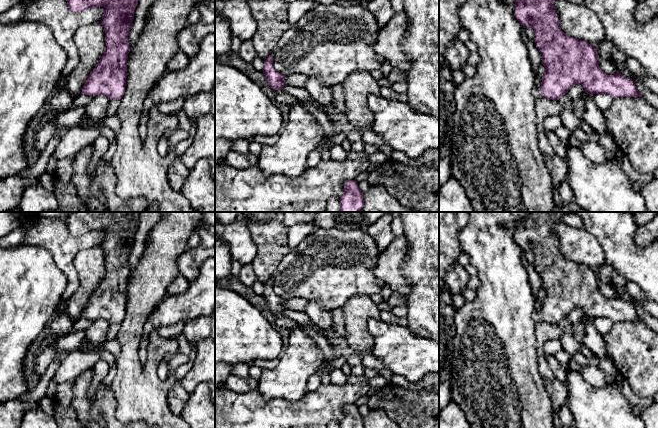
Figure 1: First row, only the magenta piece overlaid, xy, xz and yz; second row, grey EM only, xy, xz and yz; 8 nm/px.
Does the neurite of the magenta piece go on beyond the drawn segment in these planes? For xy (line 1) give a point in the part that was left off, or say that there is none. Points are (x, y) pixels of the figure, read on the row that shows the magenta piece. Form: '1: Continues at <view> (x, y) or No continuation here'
1: No continuation here

